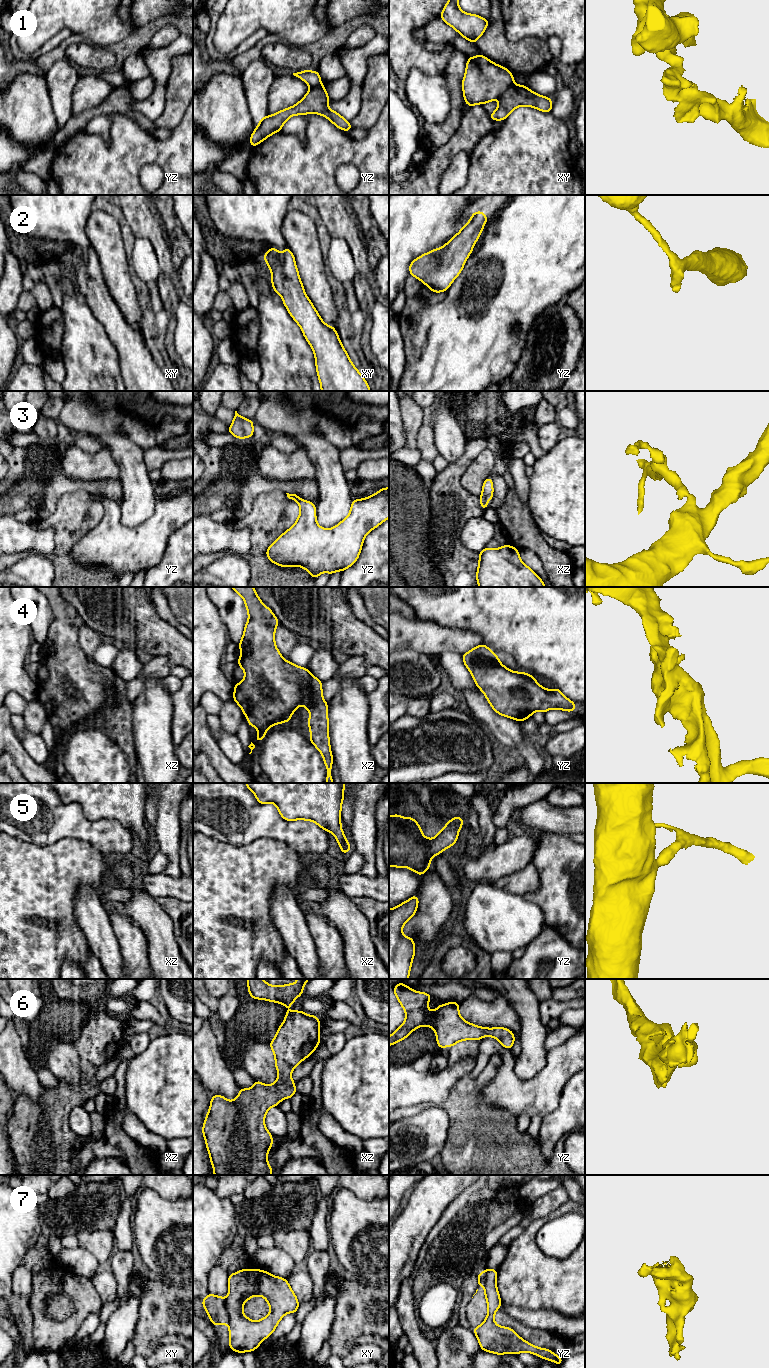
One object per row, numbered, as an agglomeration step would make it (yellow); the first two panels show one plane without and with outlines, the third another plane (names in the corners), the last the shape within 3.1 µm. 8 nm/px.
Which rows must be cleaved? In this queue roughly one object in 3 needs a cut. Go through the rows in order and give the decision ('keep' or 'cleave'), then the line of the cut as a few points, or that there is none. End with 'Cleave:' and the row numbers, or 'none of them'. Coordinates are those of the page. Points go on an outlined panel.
1: cleave | xy (513, 83), (497, 98)
2: keep | no cut
3: keep | no cut
4: keep | no cut
5: keep | no cut
6: keep | no cut
7: cleave | xy (225, 1300), (229, 1322)
Cleave: 1, 7

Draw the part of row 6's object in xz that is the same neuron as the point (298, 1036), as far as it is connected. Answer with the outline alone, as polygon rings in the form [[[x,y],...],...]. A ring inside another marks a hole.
[[[247,979],[248,991],[253,999],[281,1003],[286,1007],[286,1016],[269,1043],[274,1056],[278,1077],[274,1084],[265,1085],[255,1080],[249,1089],[240,1087],[237,1098],[227,1100],[222,1095],[212,1095],[210,1108],[204,1120],[202,1132],[214,1170],[214,1175],[271,1175],[273,1169],[268,1164],[268,1150],[273,1146],[272,1134],[267,1130],[264,1119],[267,1111],[278,1106],[280,1101],[292,1098],[296,1093],[295,1082],[291,1079],[293,1069],[314,1053],[320,1044],[320,1021],[301,1011],[288,1011],[295,999],[302,996],[309,979],[297,979],[297,983],[272,986],[263,979]]]

